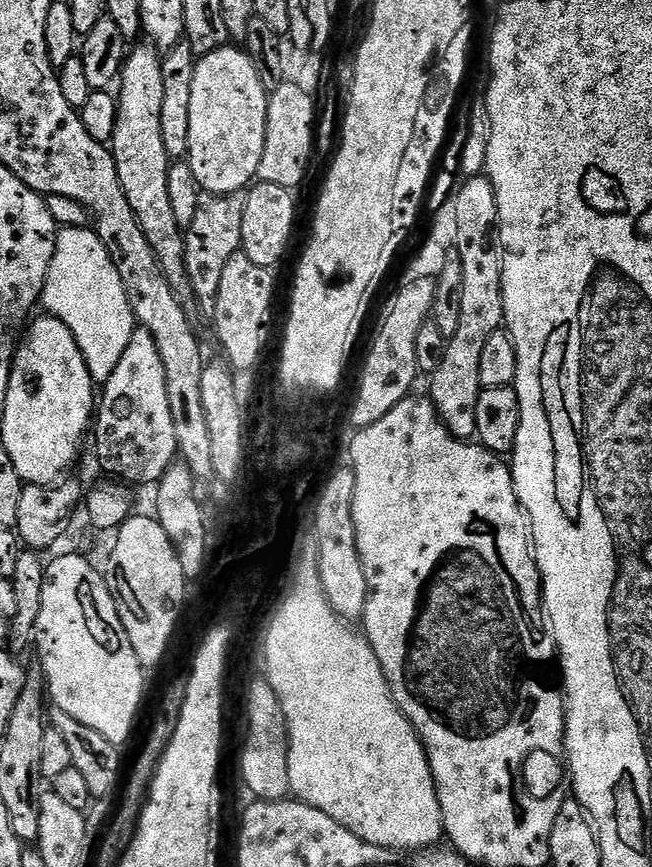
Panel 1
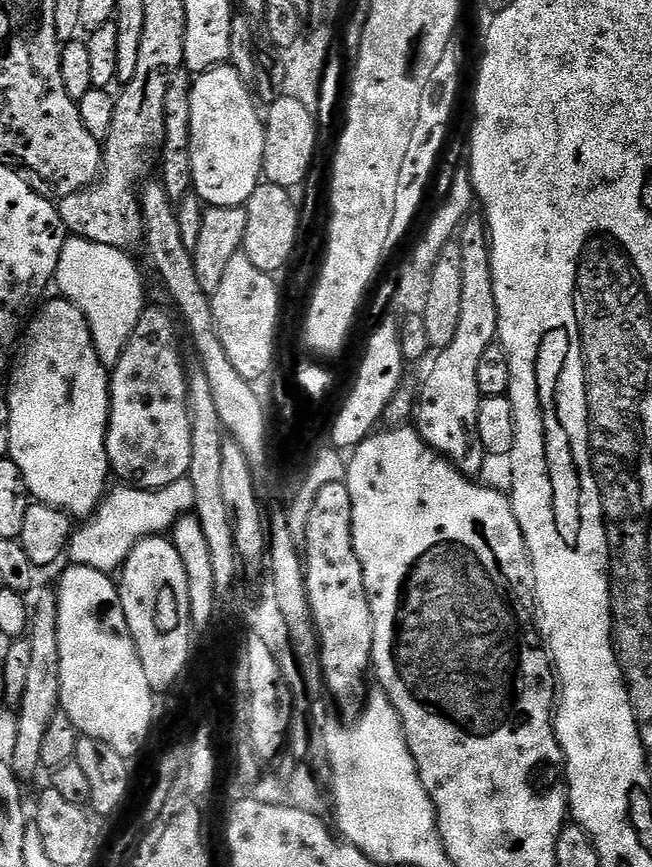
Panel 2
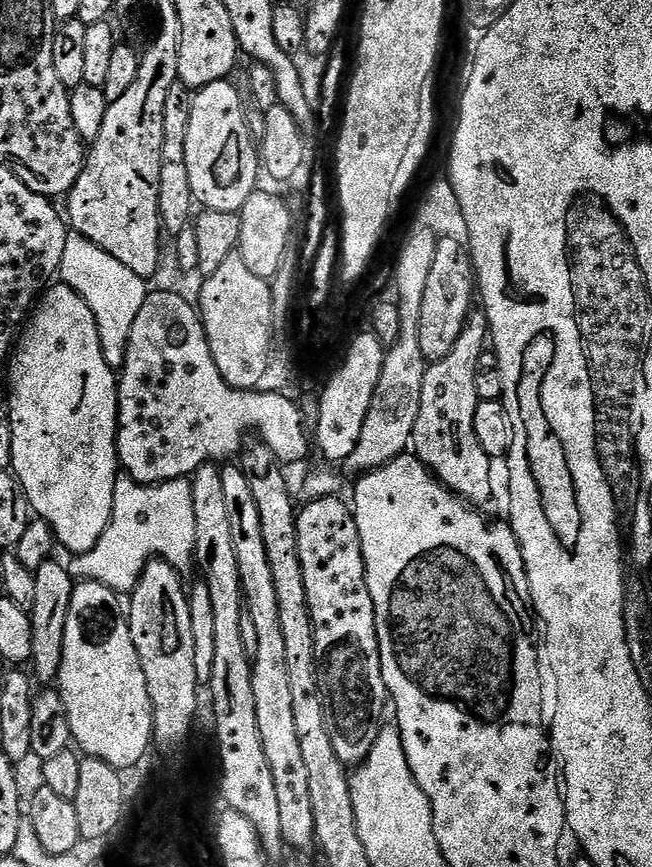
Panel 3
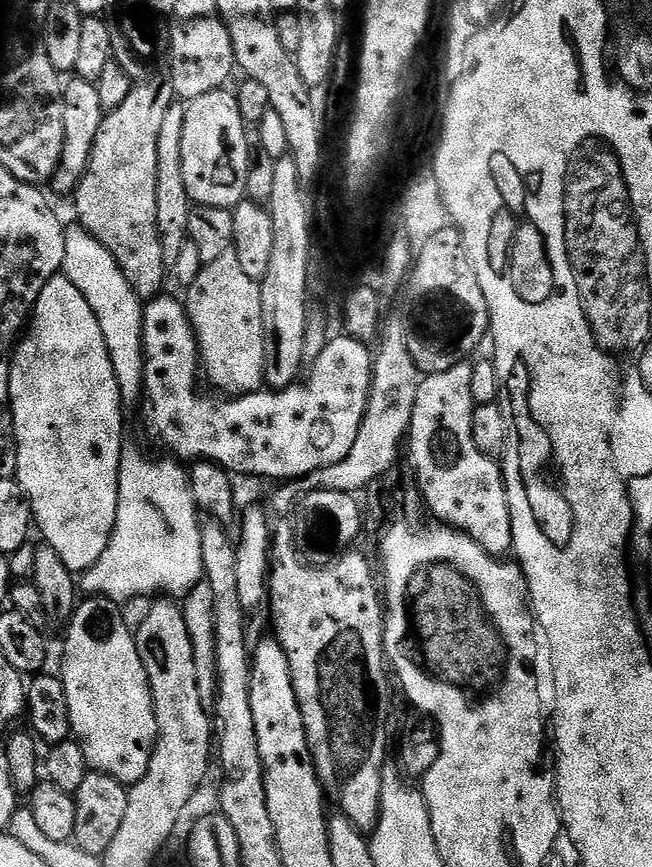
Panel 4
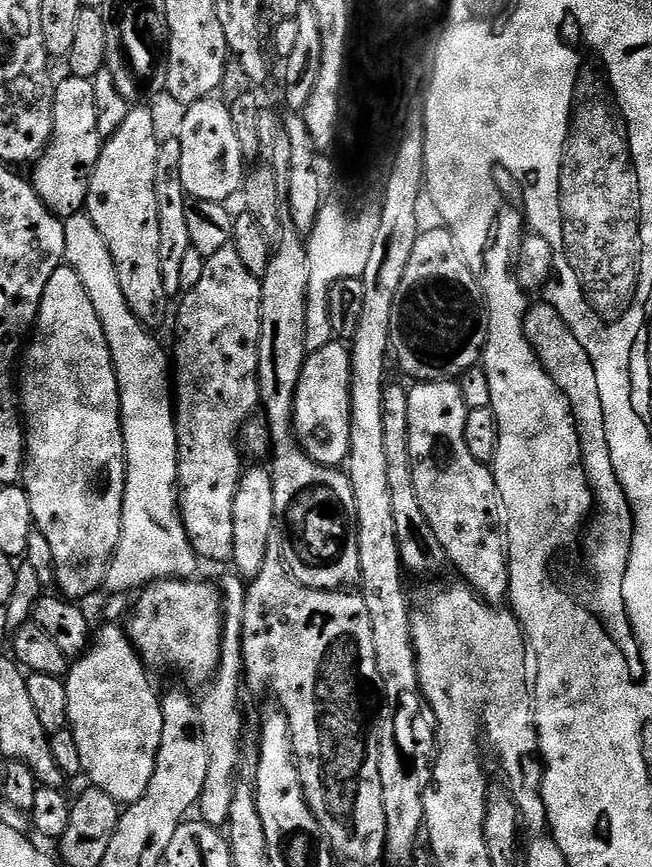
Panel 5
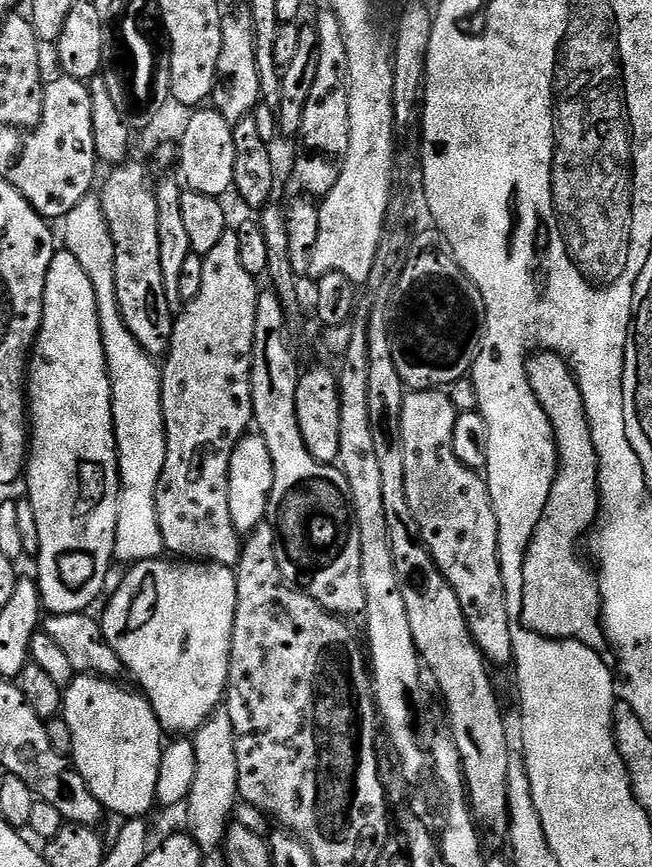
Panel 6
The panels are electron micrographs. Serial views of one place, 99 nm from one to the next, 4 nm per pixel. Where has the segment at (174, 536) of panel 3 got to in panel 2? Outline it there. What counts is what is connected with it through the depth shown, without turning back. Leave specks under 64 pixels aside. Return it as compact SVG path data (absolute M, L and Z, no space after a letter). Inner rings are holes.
M187 478L165 488L133 488L116 486L100 501L95 513L83 521L68 539L67 559L72 564L81 564L99 572L115 573L130 550L148 536L167 533L178 517L194 509L194 486Z

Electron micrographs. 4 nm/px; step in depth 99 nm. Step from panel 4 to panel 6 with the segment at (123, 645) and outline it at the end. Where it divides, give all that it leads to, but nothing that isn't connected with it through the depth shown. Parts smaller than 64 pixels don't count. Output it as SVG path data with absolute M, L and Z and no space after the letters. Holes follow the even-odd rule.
M77 675L71 686L64 689L64 707L62 718L70 726L70 738L74 738L71 761L78 774L90 786L94 798L109 813L123 818L144 818L152 807L157 807L158 766L164 753L160 736L160 719L154 714L147 696L139 691L116 684L115 679L103 676Z

